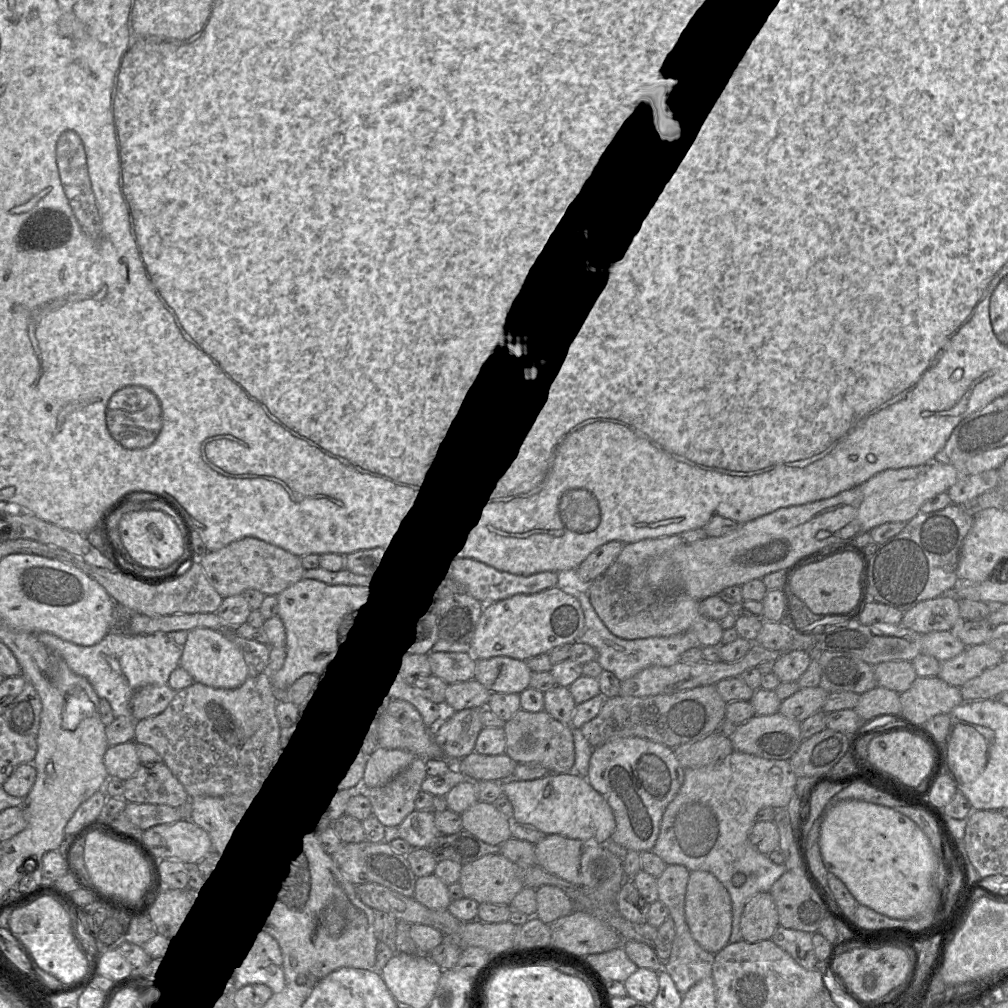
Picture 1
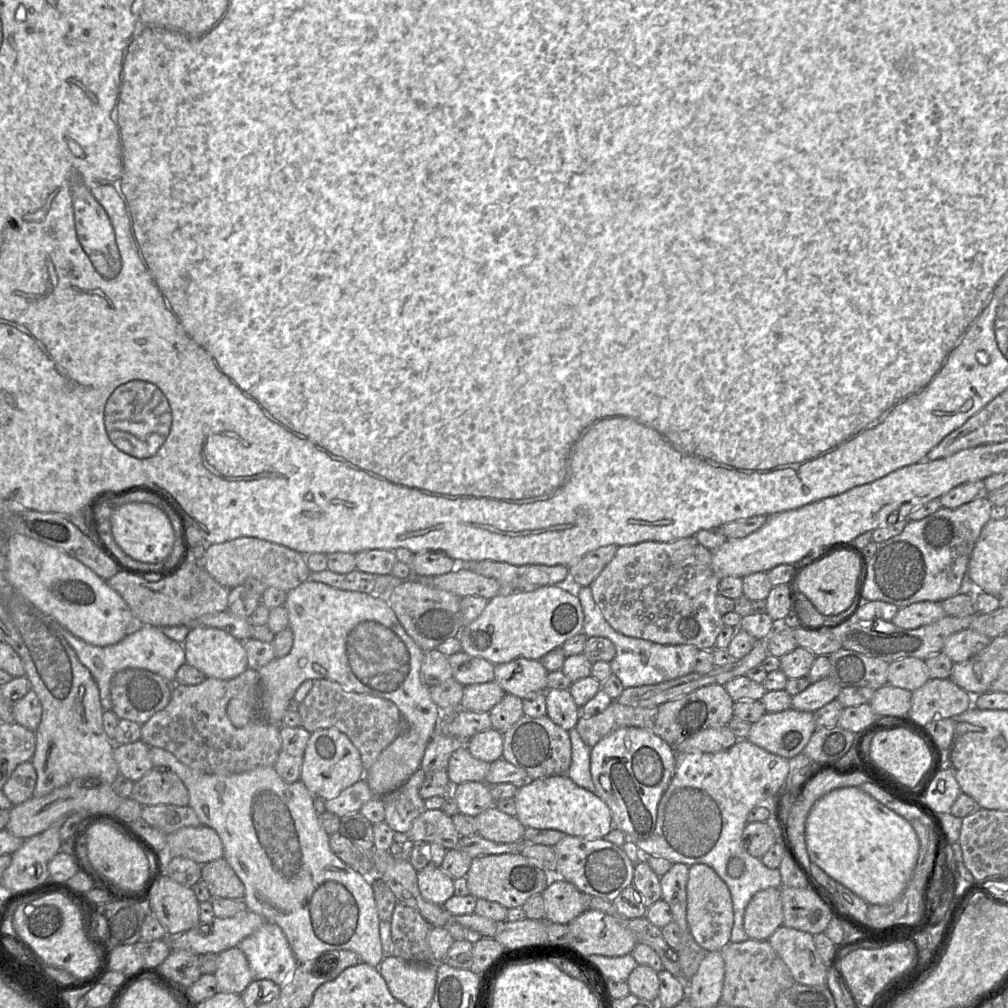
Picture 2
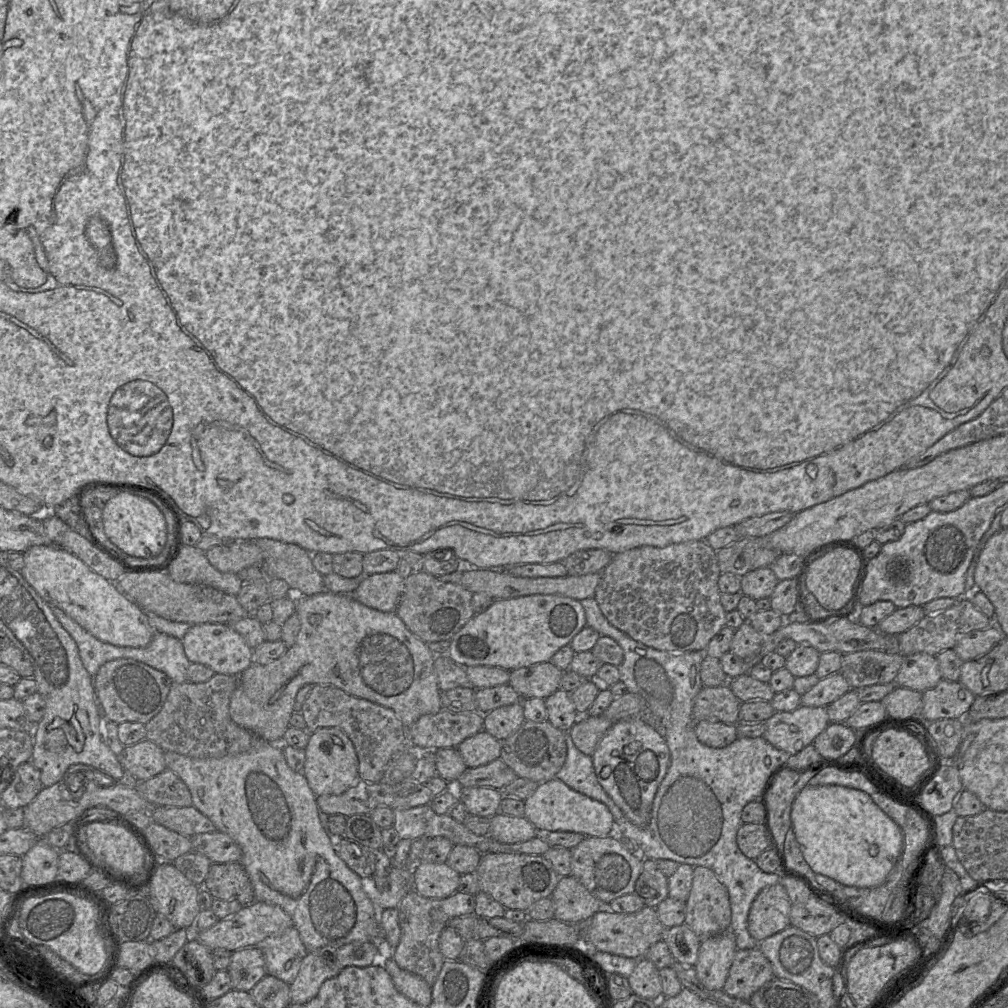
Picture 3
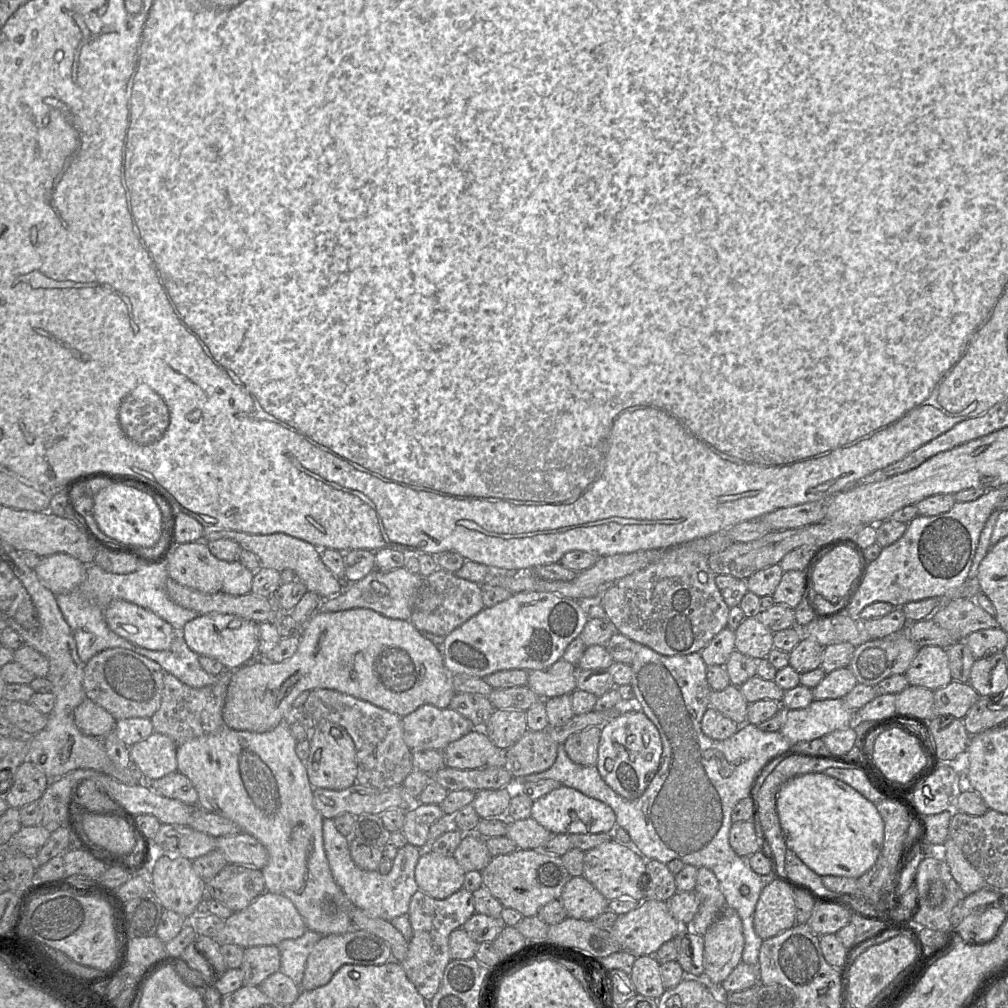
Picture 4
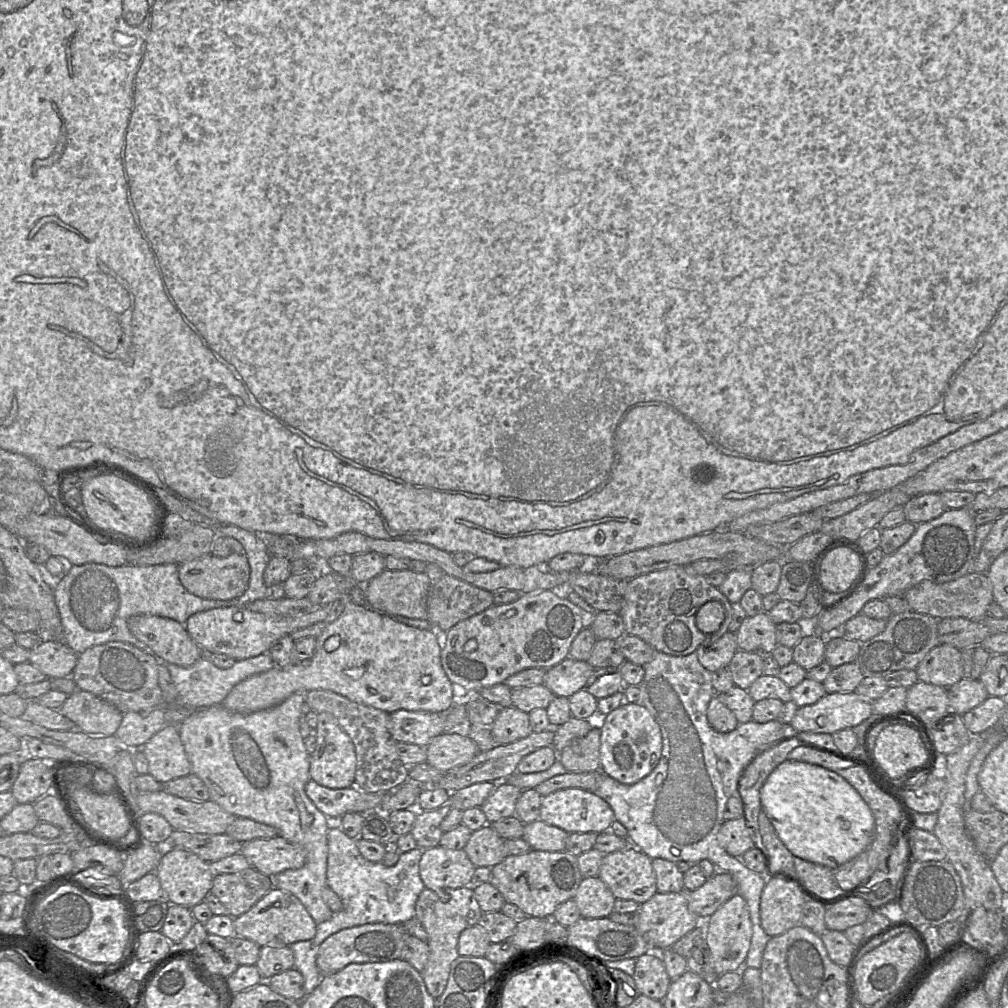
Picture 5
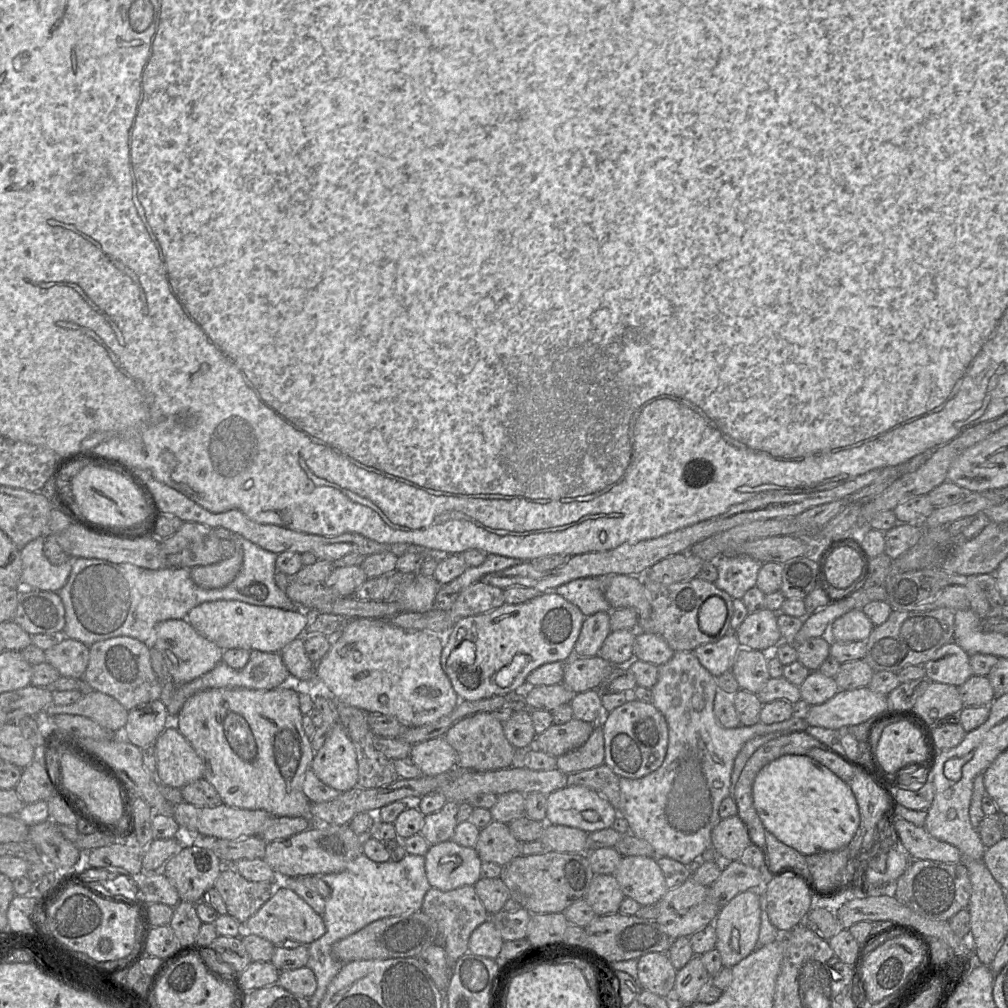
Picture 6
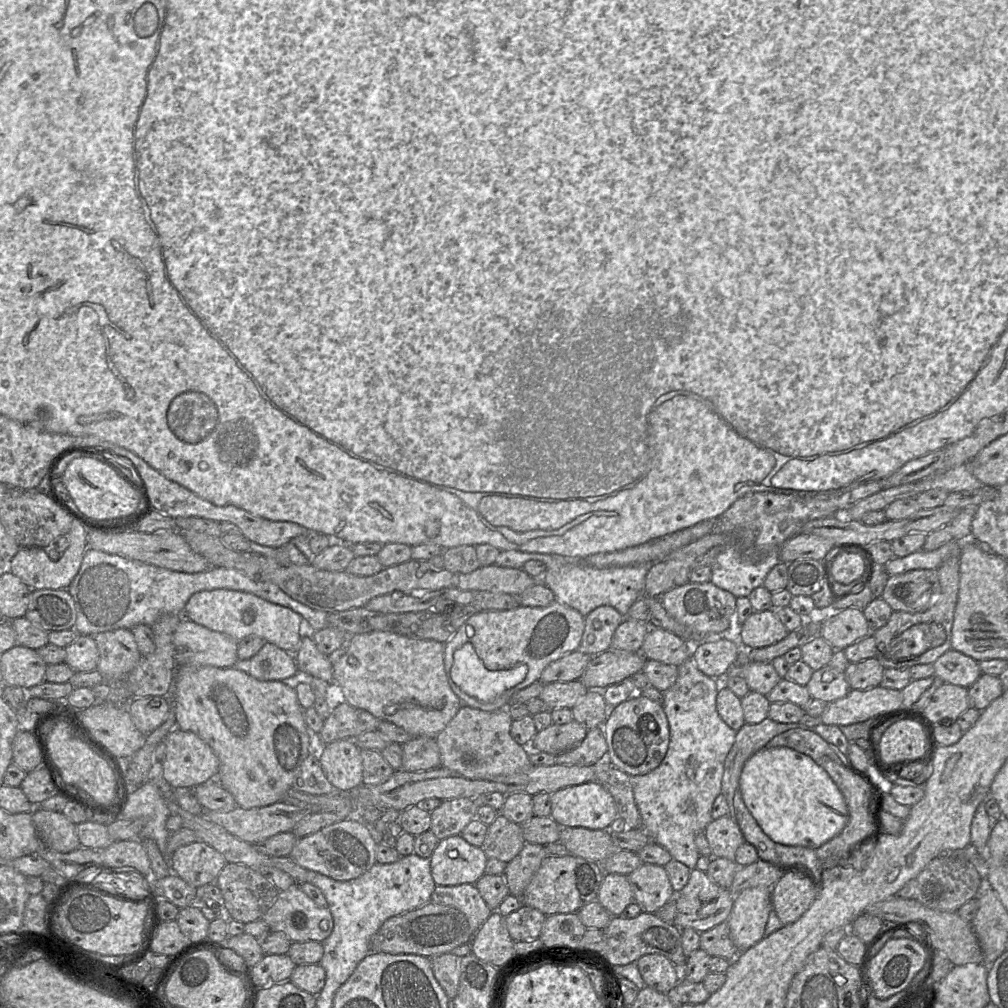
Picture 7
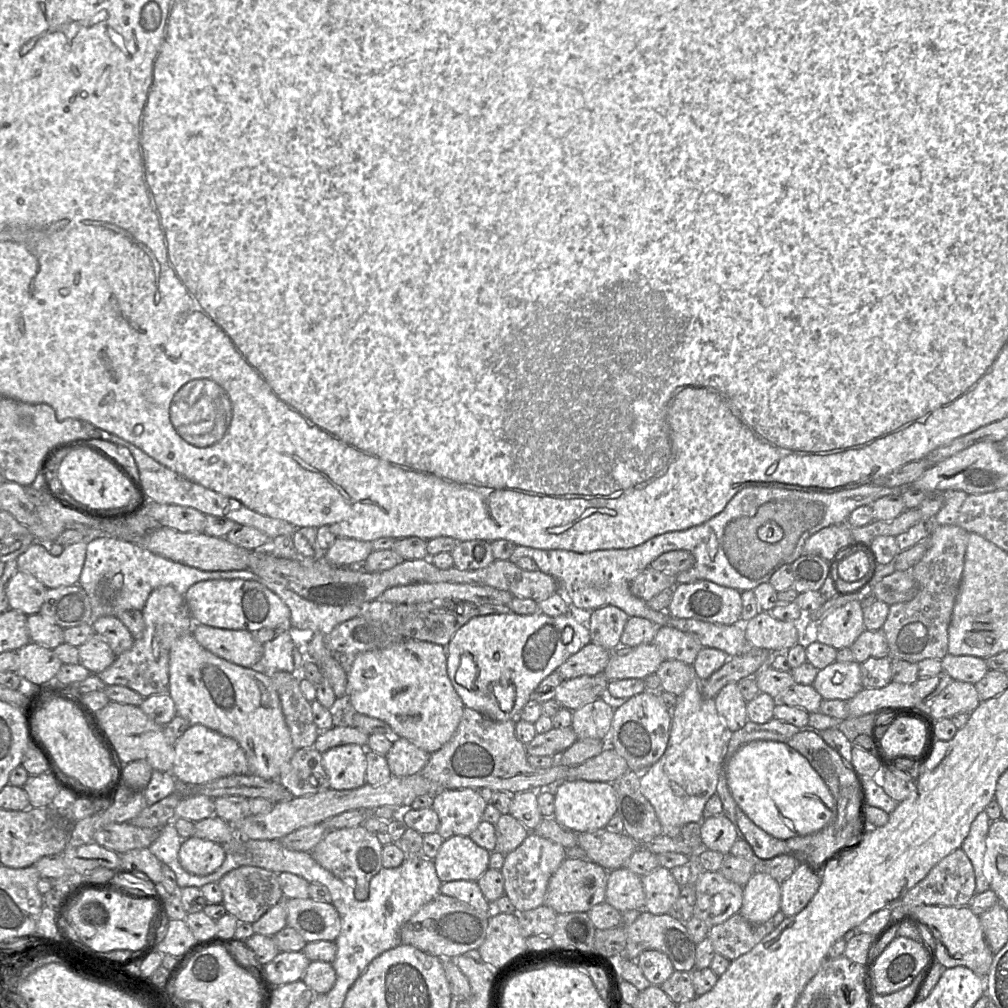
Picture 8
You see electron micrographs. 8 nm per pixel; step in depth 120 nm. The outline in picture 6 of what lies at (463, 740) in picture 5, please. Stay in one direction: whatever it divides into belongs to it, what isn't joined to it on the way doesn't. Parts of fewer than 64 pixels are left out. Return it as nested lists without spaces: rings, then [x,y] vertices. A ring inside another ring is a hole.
[[[444,736],[412,745],[409,758],[422,776],[436,776],[457,767],[457,754]]]

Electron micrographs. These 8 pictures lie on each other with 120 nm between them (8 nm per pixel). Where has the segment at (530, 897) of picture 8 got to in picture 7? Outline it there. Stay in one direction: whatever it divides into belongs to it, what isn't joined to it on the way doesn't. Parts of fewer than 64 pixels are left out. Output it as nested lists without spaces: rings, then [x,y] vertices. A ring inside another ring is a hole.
[[[526,843],[519,854],[506,864],[504,877],[509,895],[522,898],[527,885],[547,857],[544,845]]]

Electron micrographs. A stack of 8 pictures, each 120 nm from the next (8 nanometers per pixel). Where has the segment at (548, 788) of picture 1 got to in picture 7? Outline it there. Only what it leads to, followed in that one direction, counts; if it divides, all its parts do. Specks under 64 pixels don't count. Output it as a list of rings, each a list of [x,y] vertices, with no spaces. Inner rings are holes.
[[[586,782],[551,794],[550,817],[561,827],[609,830],[618,817],[612,795],[596,782]]]

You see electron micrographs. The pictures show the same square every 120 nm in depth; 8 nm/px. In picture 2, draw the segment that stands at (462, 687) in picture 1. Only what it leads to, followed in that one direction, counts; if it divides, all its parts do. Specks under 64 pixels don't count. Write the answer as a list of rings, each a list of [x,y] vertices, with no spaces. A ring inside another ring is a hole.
[[[495,682],[464,686],[460,709],[472,712],[489,712],[506,692]]]

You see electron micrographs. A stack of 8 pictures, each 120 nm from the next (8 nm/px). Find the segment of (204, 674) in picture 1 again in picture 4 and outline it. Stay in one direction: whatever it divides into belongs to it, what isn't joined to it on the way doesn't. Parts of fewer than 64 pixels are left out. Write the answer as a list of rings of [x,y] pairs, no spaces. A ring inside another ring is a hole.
[[[209,613],[198,615],[185,624],[181,637],[199,656],[208,656],[221,662],[225,670],[236,670],[257,655],[257,623],[233,614]]]

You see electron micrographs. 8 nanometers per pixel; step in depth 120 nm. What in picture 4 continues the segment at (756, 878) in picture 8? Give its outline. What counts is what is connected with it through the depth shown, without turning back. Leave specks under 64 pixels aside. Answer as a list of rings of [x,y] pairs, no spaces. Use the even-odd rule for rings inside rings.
[[[726,905],[725,911],[707,929],[703,935],[703,939],[704,975],[715,984],[721,984],[729,976],[733,969],[742,962],[744,935],[742,921],[738,913],[733,909],[729,909]]]

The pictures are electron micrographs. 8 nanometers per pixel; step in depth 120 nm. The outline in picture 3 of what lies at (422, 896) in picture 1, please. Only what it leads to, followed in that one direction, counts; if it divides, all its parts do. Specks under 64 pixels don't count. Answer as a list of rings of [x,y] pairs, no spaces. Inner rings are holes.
[[[420,862],[414,870],[414,890],[426,898],[444,899],[458,891],[460,877],[446,863]]]

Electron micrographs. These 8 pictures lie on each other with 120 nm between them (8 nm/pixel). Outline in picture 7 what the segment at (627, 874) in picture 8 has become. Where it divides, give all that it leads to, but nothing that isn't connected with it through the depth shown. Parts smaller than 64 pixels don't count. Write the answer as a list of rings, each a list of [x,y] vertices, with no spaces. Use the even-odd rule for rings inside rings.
[[[617,873],[605,874],[597,901],[612,916],[620,916],[630,903],[635,902],[627,876]]]

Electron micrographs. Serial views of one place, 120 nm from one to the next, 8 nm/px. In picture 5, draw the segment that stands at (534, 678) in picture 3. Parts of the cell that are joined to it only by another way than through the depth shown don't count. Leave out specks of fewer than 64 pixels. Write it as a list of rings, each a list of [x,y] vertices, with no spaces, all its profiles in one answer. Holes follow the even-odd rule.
[[[565,658],[559,664],[546,670],[543,685],[556,697],[569,698],[582,690],[595,668],[587,661]]]

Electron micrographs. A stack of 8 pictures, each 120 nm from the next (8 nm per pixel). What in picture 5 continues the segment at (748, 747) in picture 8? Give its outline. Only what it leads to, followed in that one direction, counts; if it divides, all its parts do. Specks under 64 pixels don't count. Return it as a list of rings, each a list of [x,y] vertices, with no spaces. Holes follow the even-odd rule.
[[[784,761],[763,784],[760,802],[787,849],[806,861],[836,869],[874,840],[875,820],[867,803],[843,777],[819,765]]]

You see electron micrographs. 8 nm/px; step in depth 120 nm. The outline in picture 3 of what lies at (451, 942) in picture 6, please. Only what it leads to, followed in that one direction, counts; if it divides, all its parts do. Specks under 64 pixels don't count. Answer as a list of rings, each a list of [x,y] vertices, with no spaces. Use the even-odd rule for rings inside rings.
[[[411,890],[397,907],[401,936],[396,948],[391,951],[391,957],[401,969],[421,977],[432,986],[445,961],[439,949],[439,936],[442,930],[450,919],[474,914],[474,908],[475,895],[456,891],[447,898],[432,899]]]

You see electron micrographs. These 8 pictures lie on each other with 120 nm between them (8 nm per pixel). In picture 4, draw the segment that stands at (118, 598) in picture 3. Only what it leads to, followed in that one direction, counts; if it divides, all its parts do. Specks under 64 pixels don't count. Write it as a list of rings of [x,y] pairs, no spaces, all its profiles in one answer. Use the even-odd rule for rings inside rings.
[[[65,553],[41,557],[34,571],[55,595],[68,593],[85,578],[86,565]],[[113,600],[105,611],[105,620],[117,635],[149,650],[169,649],[179,634],[152,611],[125,600]]]

